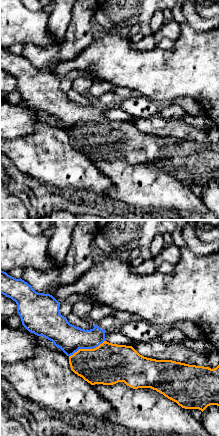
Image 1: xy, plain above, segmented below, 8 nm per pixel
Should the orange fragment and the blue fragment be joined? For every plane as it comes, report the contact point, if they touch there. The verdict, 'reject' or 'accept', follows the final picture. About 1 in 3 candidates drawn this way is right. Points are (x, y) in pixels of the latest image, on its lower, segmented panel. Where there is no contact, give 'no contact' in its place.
(87, 349)

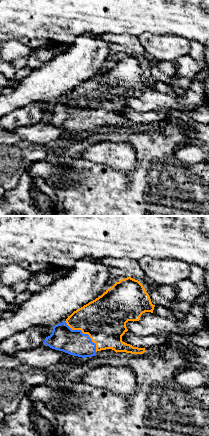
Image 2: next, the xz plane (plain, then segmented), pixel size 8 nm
(84, 333)

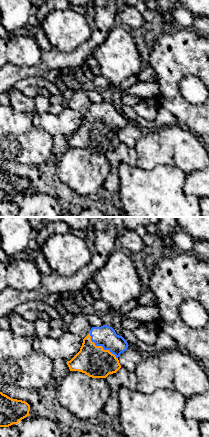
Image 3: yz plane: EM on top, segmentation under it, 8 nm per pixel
(100, 346)

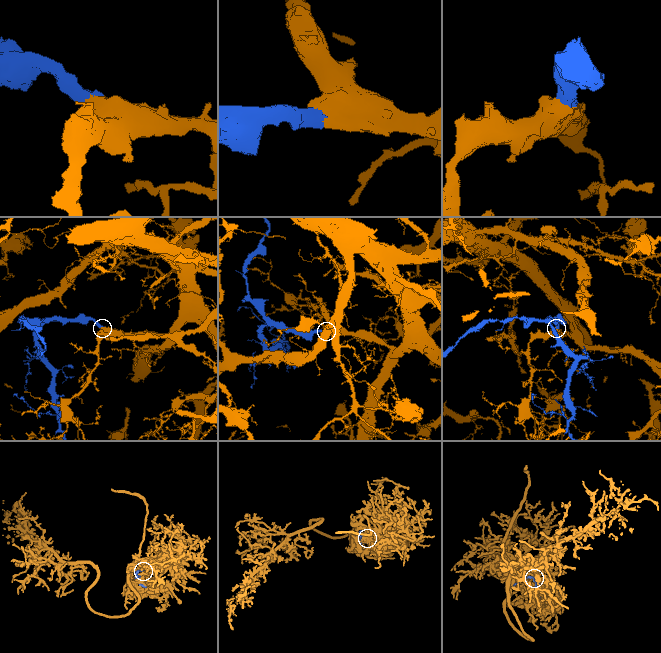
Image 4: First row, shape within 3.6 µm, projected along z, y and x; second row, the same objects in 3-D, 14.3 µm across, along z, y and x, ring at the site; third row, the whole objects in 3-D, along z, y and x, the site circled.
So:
accept

